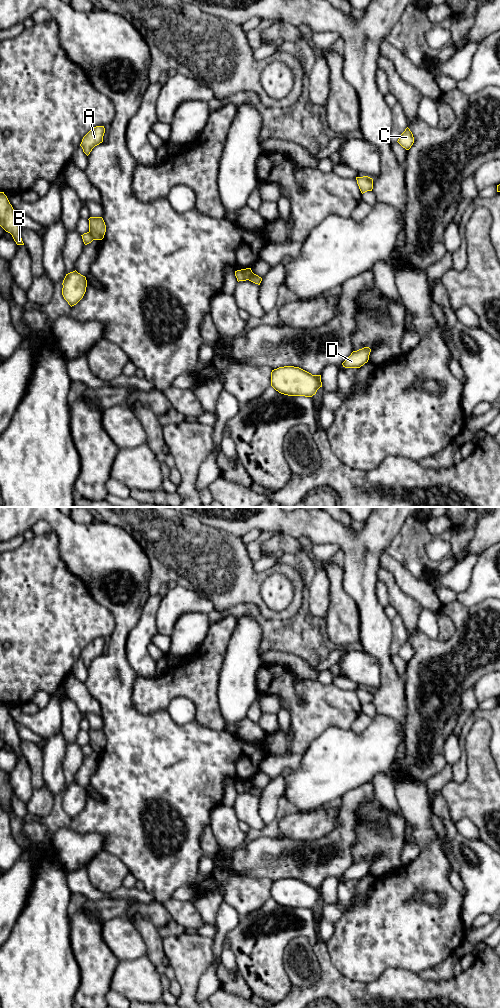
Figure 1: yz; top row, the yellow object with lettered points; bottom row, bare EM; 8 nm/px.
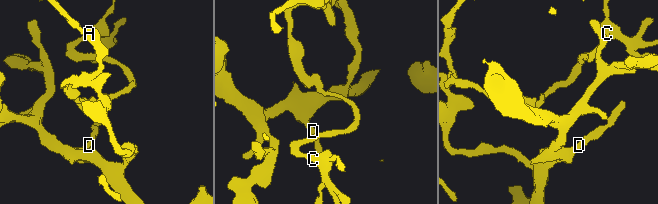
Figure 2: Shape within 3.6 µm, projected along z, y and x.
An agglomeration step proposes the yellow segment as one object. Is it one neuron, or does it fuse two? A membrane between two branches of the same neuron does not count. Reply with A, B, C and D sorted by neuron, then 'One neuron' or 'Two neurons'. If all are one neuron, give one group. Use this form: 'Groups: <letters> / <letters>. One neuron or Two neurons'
Groups: A / B C D. Two neurons

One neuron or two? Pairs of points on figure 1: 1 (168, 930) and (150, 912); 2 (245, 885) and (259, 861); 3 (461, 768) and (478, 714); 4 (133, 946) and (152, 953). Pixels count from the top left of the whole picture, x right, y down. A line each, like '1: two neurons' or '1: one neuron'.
1: one neuron
2: two neurons
3: one neuron
4: two neurons

